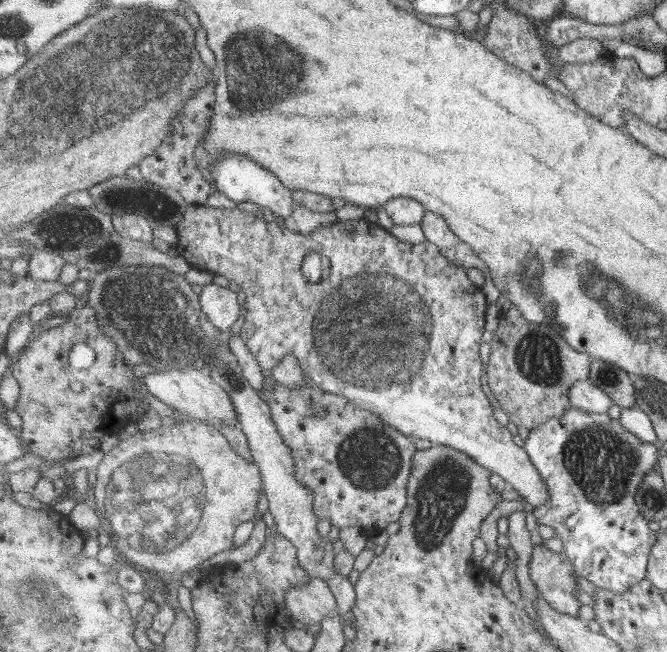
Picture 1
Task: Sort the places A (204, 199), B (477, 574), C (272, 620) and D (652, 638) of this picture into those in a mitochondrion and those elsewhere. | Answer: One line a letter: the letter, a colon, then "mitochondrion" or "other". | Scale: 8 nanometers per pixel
A: other
B: other
C: other
D: other

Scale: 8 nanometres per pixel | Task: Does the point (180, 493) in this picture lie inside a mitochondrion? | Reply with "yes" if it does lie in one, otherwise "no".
yes

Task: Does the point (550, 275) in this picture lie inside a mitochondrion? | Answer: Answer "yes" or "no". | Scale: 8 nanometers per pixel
yes

